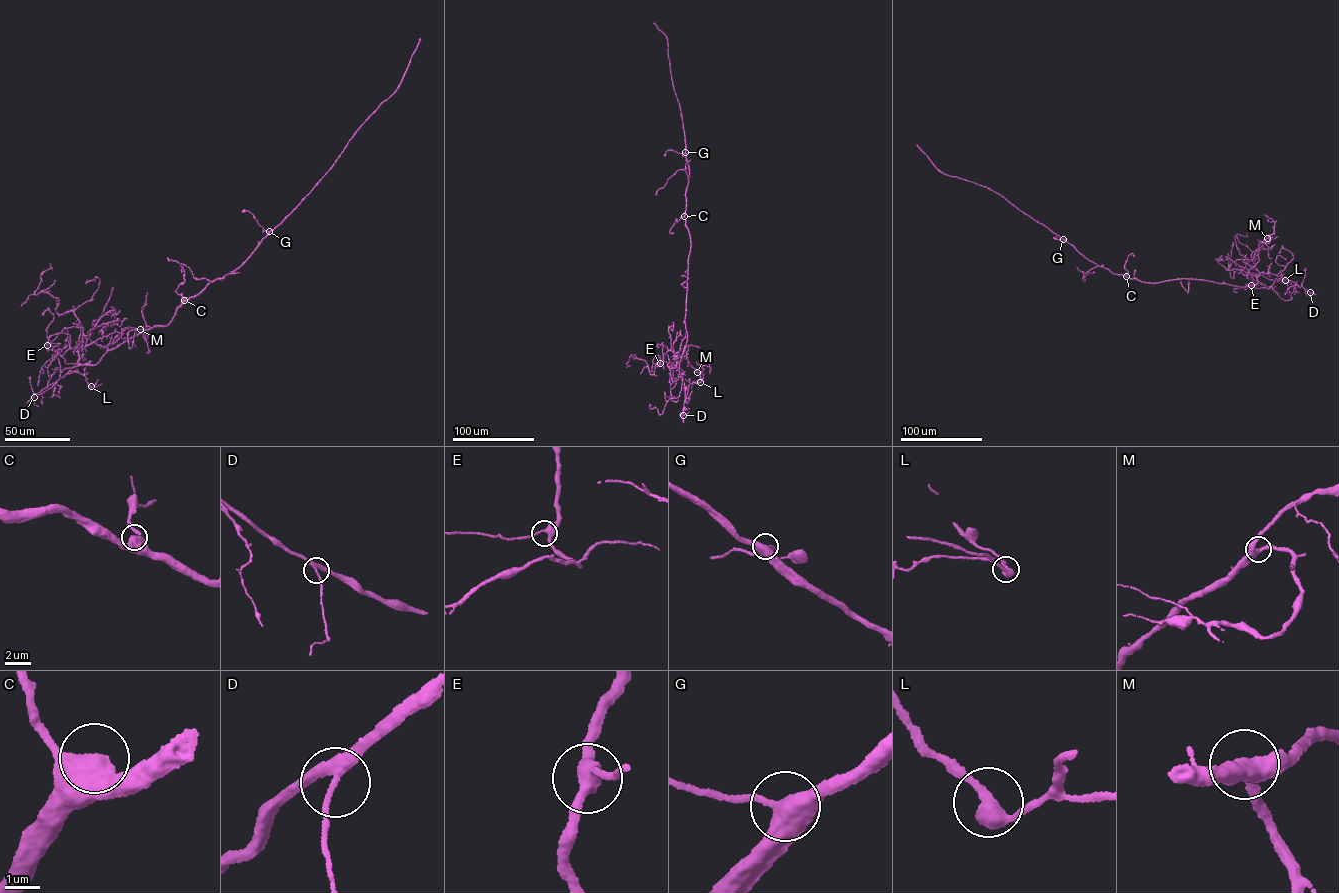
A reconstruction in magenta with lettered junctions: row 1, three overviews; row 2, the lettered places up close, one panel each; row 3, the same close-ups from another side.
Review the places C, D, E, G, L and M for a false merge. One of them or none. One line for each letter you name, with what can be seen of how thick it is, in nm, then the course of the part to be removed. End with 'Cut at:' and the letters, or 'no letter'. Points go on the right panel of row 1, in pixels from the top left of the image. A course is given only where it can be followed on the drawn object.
Cut at: no letter

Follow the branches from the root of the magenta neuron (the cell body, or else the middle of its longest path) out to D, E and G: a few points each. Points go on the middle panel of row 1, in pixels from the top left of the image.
D: (685, 216), (691, 246), (685, 320), (687, 339), (681, 361), (676, 366), (684, 385), (683, 415)
E: (685, 216), (691, 246), (685, 320), (687, 340), (681, 361), (673, 367), (664, 361), (658, 366), (660, 363)
G: (685, 216), (689, 170), (685, 152)

